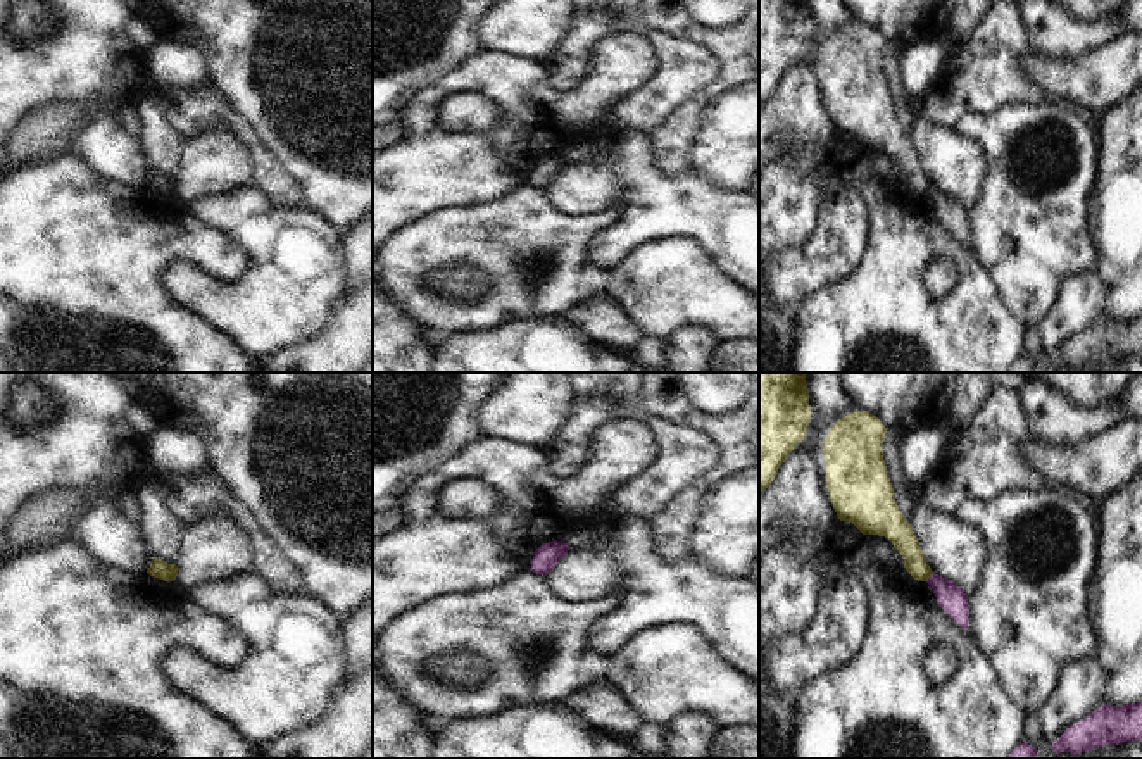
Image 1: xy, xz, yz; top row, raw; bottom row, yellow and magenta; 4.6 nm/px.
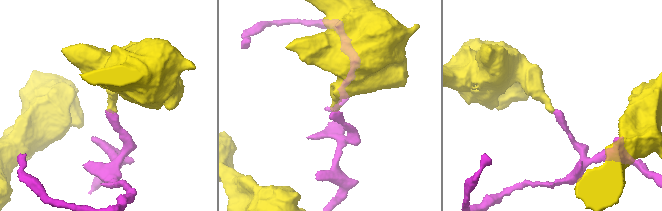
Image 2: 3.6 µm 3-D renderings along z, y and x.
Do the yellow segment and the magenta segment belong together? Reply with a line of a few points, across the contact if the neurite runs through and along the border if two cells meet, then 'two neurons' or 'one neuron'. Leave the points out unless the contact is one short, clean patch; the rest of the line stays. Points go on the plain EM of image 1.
yz (932, 185), (927, 195) | two neurons

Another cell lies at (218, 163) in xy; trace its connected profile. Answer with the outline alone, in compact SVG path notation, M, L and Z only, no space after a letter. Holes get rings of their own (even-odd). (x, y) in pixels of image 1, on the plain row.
M229 126L186 140L178 193L190 204L238 191L254 181L250 147Z

